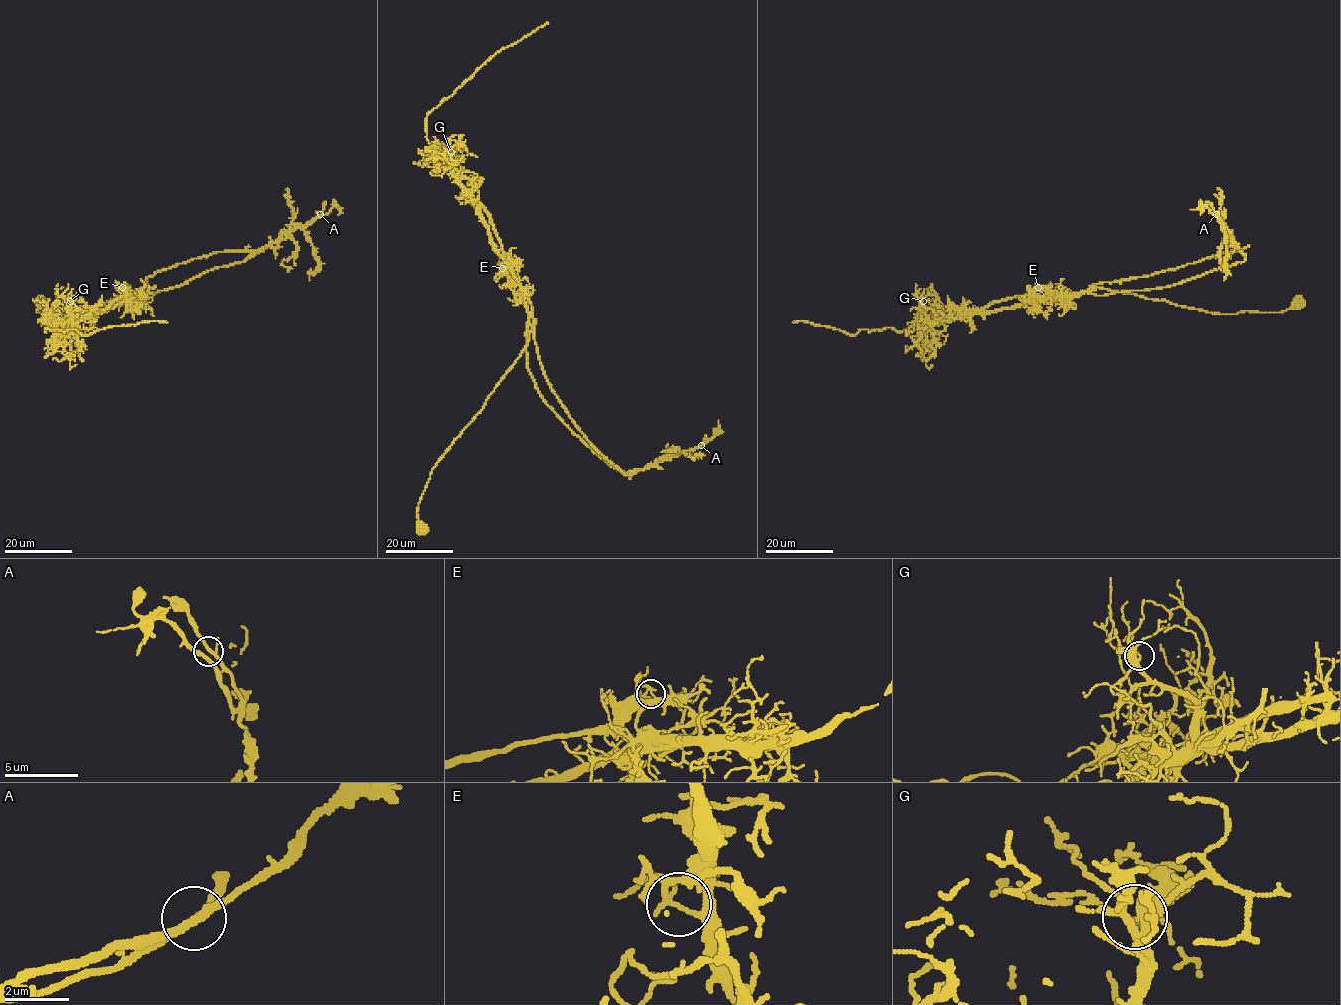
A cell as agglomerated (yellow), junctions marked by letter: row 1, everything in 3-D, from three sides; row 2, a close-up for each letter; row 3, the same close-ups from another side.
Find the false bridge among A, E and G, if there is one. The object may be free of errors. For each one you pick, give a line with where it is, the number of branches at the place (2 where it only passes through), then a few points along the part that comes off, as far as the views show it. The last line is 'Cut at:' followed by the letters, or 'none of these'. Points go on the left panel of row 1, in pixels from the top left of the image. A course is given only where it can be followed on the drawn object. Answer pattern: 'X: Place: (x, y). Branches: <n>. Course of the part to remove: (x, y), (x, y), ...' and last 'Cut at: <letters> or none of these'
E: Place: (122, 287). Branches: 2. Course of the part to remove: (121, 287), (129, 299), (153, 295), (253, 256), (333, 206), (338, 210)
Cut at: E

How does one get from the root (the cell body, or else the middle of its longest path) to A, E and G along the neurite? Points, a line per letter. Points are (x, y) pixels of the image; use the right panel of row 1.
A: (1298, 302), (1275, 313), (1220, 314), (1133, 293), (1091, 289), (1096, 284), (1145, 277), (1242, 250), (1216, 214)
E: (1298, 302), (1275, 313), (1243, 311), (1220, 314), (1099, 287), (1070, 297), (1038, 297), (1035, 294), (1038, 287)
G: (1298, 302), (1275, 313), (1220, 314), (1096, 287), (938, 320), (923, 301)

